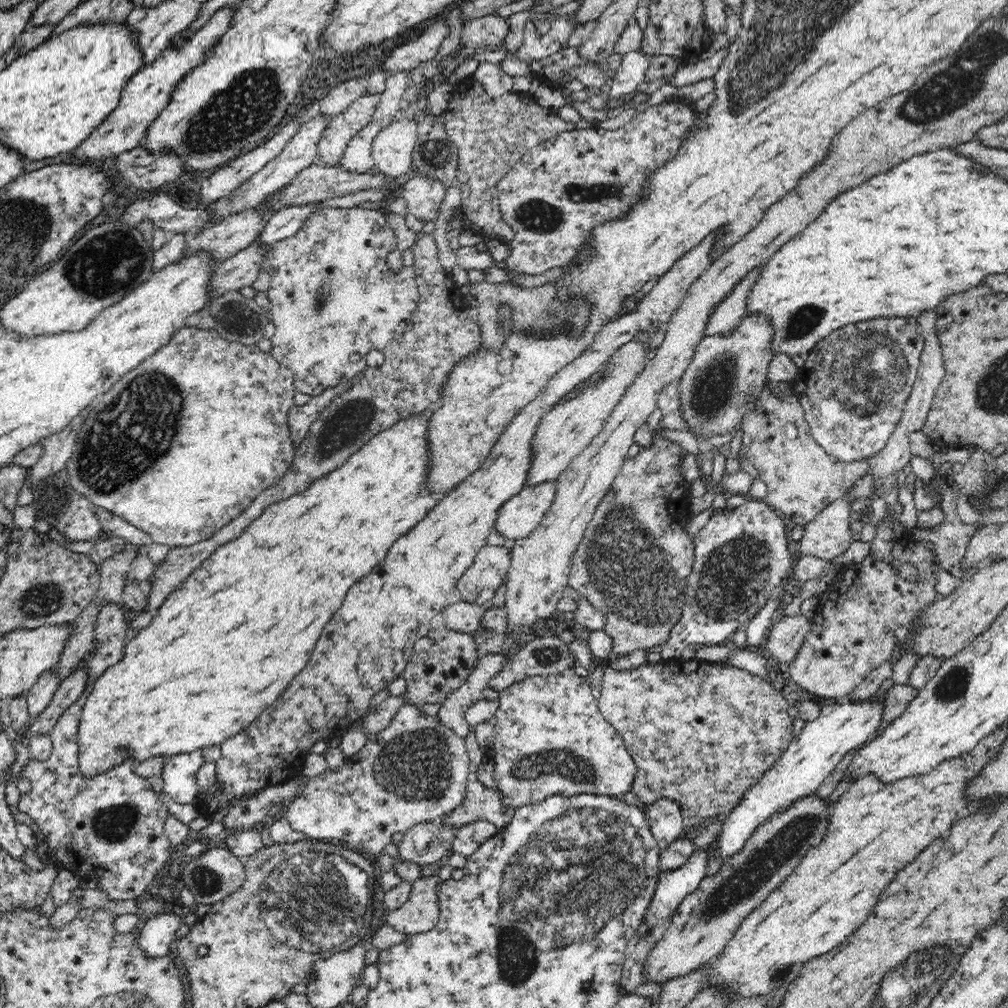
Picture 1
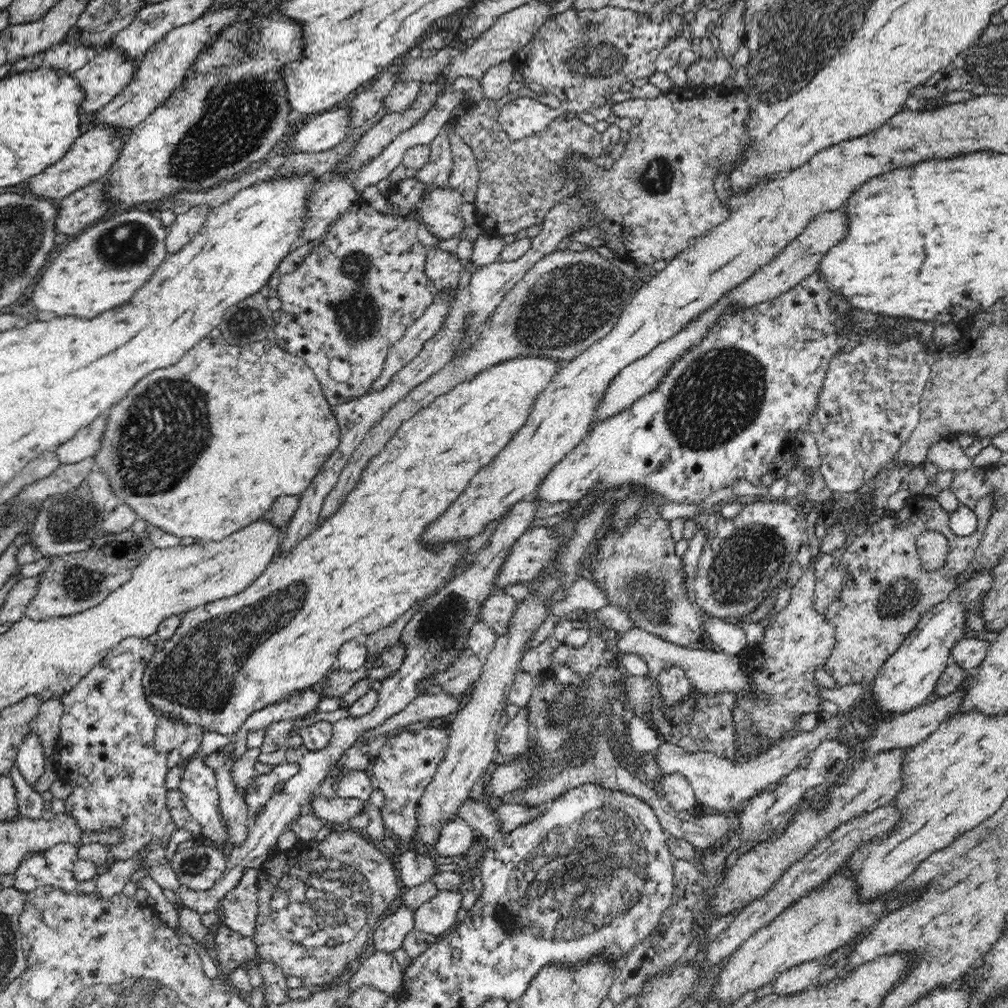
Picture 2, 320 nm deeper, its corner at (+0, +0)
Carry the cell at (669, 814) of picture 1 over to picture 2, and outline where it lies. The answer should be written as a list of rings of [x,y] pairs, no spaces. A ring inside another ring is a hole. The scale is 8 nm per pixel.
[[[679,772],[662,774],[657,783],[658,791],[676,810],[690,810],[699,804],[690,781]]]

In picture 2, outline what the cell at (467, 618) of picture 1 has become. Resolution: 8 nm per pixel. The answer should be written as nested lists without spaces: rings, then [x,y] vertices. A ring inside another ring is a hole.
[[[497,592],[484,602],[481,619],[497,636],[504,636],[510,628],[510,620],[516,614],[518,606],[520,606],[520,602],[512,596]]]

